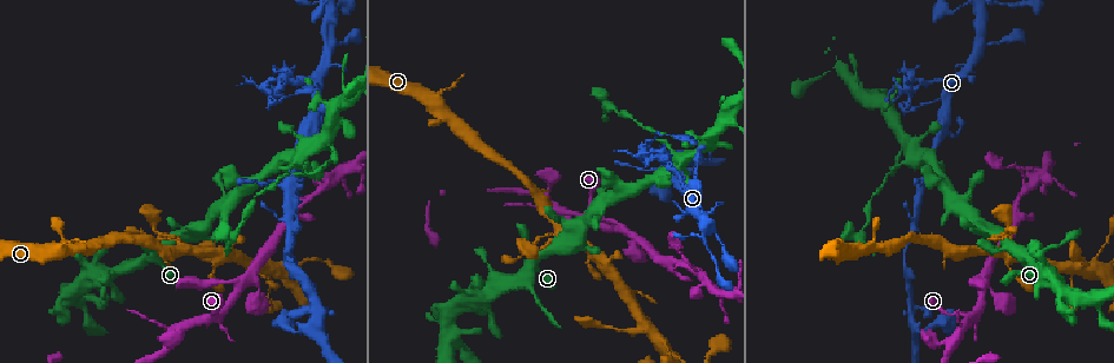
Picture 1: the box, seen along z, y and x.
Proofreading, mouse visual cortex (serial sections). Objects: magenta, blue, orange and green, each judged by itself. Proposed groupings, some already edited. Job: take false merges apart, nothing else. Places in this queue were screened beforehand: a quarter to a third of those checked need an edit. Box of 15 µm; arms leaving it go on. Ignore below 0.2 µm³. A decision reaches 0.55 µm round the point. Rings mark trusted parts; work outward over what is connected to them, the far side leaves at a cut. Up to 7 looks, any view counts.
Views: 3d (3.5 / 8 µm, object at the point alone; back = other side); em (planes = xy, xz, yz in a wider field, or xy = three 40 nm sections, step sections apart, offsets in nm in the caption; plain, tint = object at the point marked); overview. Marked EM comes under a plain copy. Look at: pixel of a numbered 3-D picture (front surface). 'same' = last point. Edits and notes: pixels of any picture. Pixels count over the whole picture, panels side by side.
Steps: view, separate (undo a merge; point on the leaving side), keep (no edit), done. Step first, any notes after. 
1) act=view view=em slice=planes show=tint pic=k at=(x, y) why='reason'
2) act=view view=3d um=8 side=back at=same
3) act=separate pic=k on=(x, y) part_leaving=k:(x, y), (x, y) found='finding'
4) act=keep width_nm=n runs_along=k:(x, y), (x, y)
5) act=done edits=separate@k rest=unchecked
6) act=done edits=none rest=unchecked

act=view view=3d um=3.5 pic=1 at=(286, 261) why='sudden change in width'

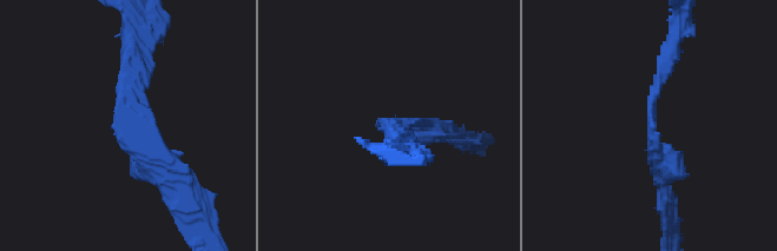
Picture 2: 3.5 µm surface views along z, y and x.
act=keep arm_widths_nm=200,300 runs_along=2:(131, 59), (124, 132), (178, 190) found='all the same cell'

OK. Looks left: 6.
act=view view=3d um=3.5 pic=1 at=(898, 156) why='sharp bend'

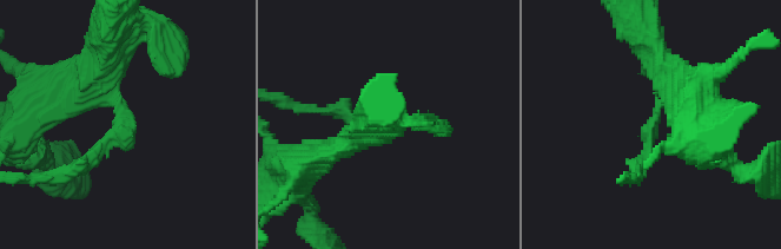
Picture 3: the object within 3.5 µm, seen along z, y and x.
act=view view=em slice=xy step=1 show=tint pic=3 at=(648, 128)

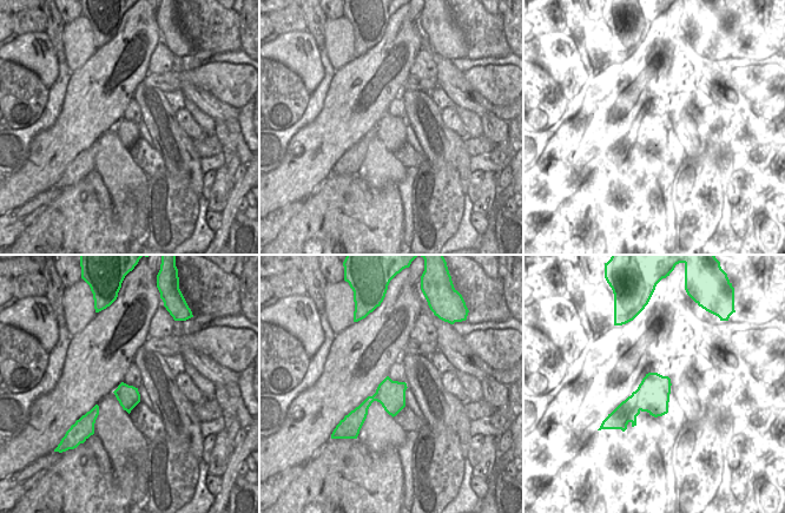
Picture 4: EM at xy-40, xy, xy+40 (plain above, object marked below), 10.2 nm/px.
act=separate pic=3 on=(343, 103) part_leaving=3:(648, 137), (639, 176), (623, 176) found='two cells meet here'

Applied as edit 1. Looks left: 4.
act=view view=overview why='redraw'

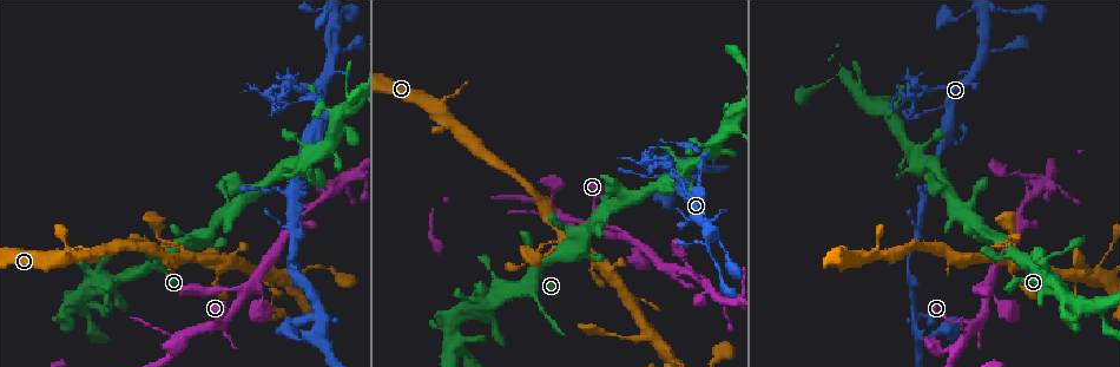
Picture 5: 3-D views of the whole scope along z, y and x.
act=view view=3d um=3.5 side=back pic=5 at=(1081, 272) why='sudden change in width'

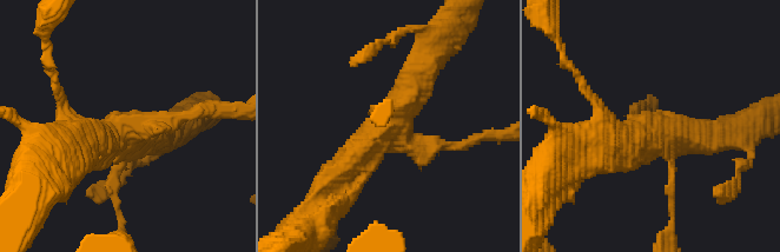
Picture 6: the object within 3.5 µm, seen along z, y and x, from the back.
act=view view=em slice=planes show=tint pic=6 at=(124, 135)

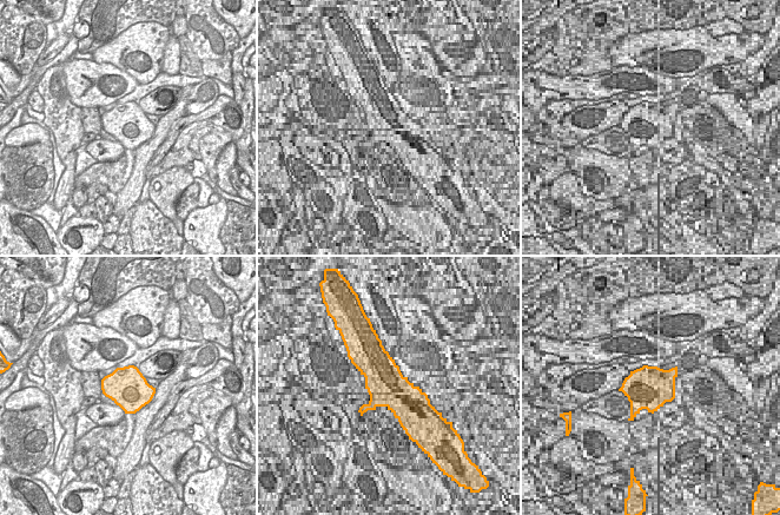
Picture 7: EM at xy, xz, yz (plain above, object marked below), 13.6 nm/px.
act=keep width_nm=550 runs_along=6:(427, 61), (395, 119), (332, 188) found='all the same cell'

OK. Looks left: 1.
act=done edits=separate@3 rest=unchecked

